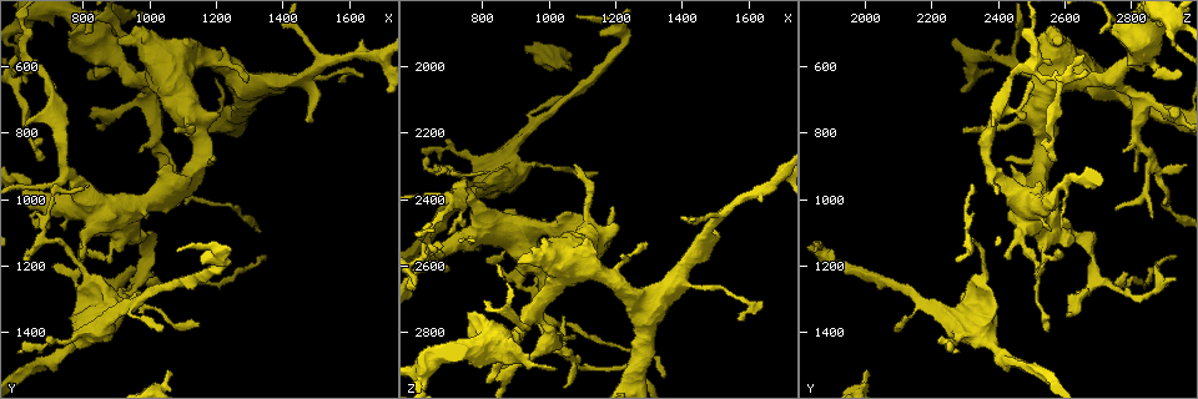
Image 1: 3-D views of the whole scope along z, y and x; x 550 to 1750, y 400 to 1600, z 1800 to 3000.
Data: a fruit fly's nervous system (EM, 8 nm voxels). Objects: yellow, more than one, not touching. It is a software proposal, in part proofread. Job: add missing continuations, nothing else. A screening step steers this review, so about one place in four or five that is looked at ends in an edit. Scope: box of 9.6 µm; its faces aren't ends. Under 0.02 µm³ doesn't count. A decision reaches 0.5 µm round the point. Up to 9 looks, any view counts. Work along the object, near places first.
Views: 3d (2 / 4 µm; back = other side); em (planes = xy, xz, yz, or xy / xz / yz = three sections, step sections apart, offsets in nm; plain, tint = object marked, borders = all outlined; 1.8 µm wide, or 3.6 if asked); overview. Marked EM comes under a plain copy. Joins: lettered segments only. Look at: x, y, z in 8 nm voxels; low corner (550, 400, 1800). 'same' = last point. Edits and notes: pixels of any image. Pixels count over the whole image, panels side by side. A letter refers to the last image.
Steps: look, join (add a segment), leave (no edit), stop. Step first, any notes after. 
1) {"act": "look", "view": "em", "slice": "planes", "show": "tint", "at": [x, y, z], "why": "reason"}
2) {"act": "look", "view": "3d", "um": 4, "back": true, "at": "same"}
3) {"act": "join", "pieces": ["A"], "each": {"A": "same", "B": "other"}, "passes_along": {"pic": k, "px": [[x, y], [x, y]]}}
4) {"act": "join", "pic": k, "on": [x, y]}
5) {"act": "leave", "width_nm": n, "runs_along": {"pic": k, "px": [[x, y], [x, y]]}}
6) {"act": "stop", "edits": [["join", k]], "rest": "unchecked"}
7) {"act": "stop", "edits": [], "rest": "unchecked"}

{"act": "look", "view": "3d", "um": 2, "at": [800, 1400, 2550], "why": "tapers out"}

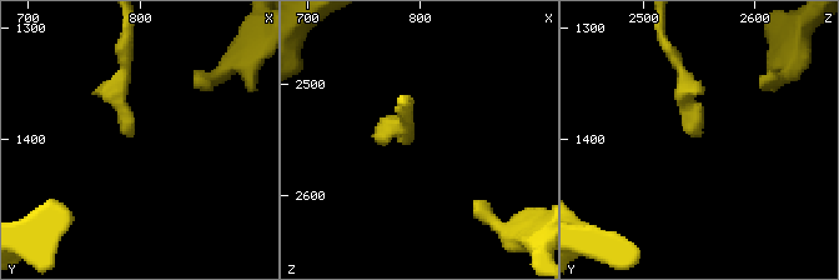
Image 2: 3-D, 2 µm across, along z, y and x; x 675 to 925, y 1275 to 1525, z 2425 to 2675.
{"act": "look", "view": "em", "slice": "planes", "show": "borders", "at": [792, 1392, 2552], "why": "need the tissue"}

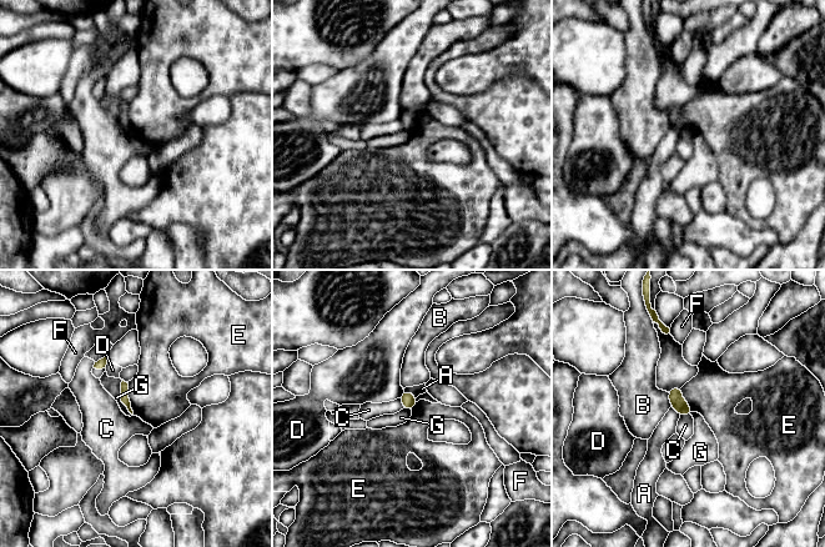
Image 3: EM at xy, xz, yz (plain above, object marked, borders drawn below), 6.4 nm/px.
{"act": "leave", "width_nm": 60, "each": {"A": "other", "B": "other", "C": "other", "D": "other", "E": "other", "F": "other", "G": "other"}, "border": {"pic": 3, "px": [[126, 382], [130, 407], [134, 413]]}, "found": "none of them fits"}

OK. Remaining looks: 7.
{"act": "look", "view": "em", "slice": "planes", "show": "borders", "at": [800, 960, 2320], "why": "thin end"}

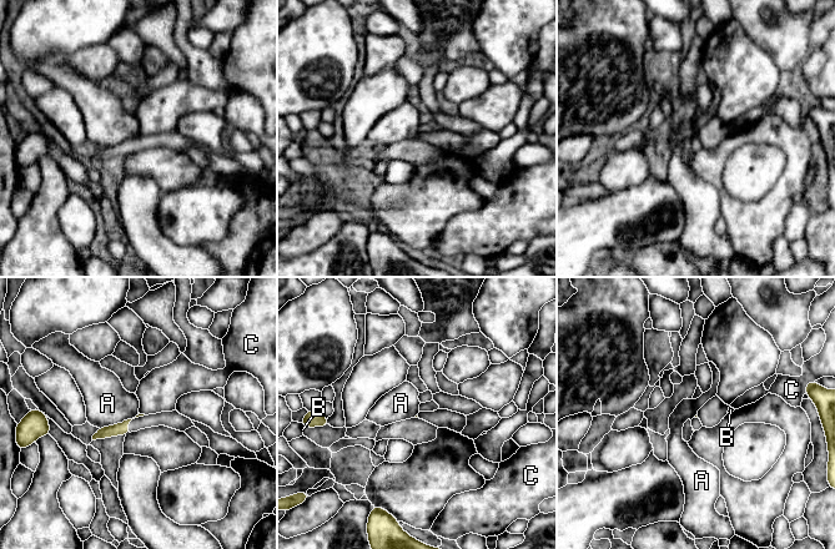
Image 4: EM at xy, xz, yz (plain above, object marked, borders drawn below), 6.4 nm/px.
{"act": "leave", "each": {"A": "other", "B": "other", "C": "other"}, "border": {"pic": 4, "px": [[139, 413], [115, 424], [99, 428]]}, "found": "none of them fits"}

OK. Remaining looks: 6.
{"act": "look", "view": "em", "slice": "xz", "step": 16, "show": "tint", "at": [620, 790, 2390], "why": "an open end"}

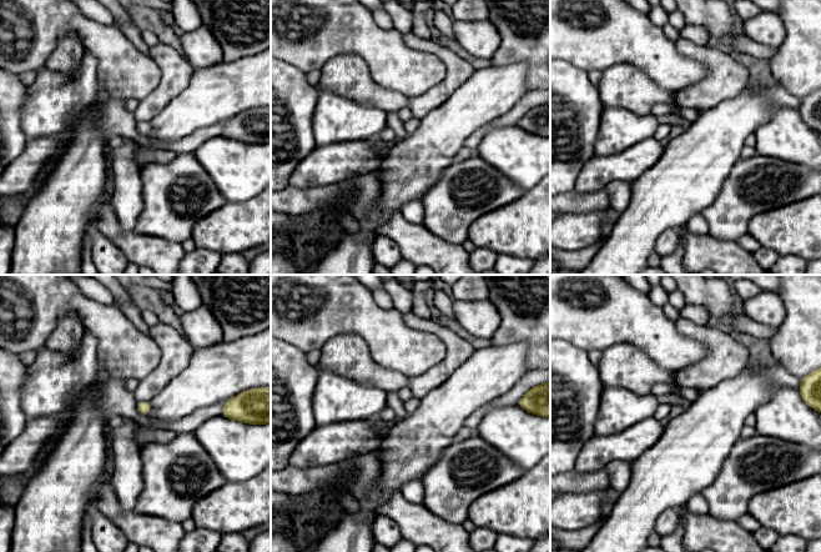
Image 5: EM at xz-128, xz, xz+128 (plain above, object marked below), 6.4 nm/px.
{"act": "look", "view": "em", "slice": "planes", "show": "borders", "at": "same", "why": "cut it another way"}

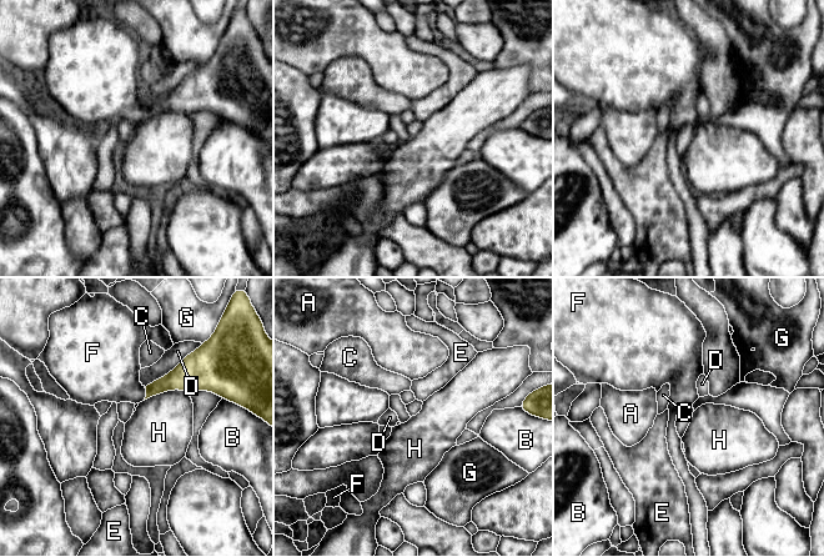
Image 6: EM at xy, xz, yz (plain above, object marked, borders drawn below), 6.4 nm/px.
{"act": "leave", "each": {"A": "other", "B": "other", "C": "other", "D": "other", "E": "other", "F": "other", "G": "other", "H": "other"}, "border": {"pic": 6, "px": [[187, 391], [165, 390], [144, 401]]}, "found": "no lettered segment goes on from it"}

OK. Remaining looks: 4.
{"act": "look", "view": "3d", "um": 2, "at": [1060, 1510, 2010], "why": "free end"}

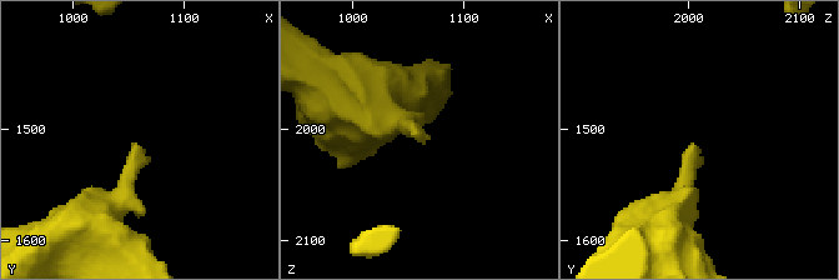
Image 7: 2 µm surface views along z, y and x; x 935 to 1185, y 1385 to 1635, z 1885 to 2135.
{"act": "look", "view": "em", "um": 3.6, "slice": "planes", "show": "borders", "at": [1056, 1516, 2006], "why": "shape alone is not enough"}

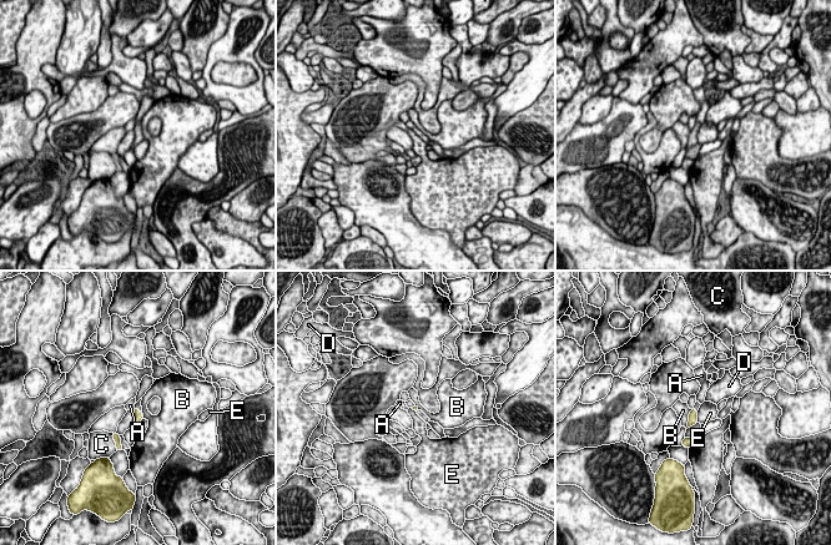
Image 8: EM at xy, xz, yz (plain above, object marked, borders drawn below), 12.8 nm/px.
{"act": "leave", "longest_contact_nm": ["B", 260], "each": {"A": "other", "B": "other", "C": "other", "D": "other", "E": "other"}, "found": "none of them fits"}

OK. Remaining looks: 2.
{"act": "stop", "edits": [], "rest": "unchecked"}

